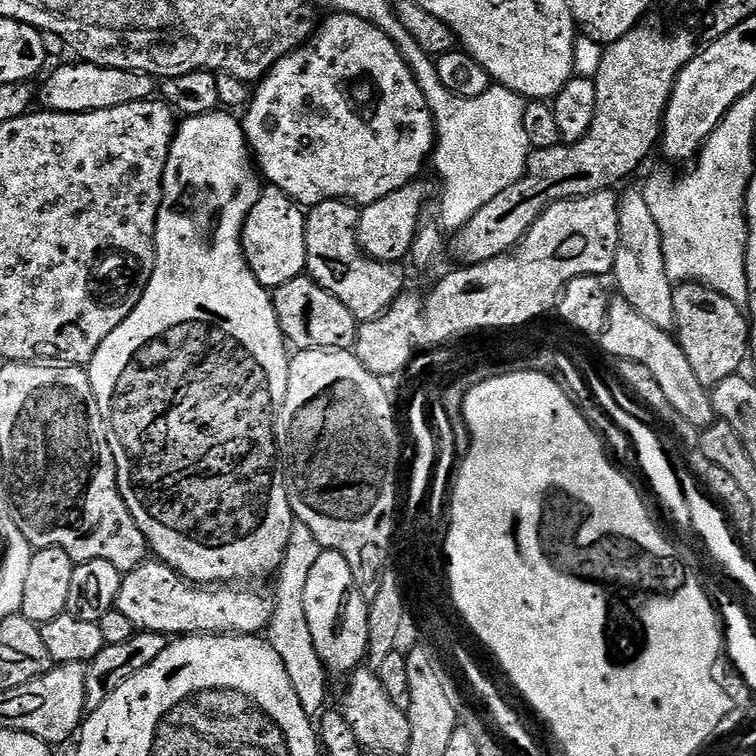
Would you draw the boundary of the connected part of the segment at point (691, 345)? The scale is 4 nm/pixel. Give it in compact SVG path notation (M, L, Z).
M677 284L672 289L674 294L674 318L676 326L674 335L680 341L680 349L686 354L690 361L690 367L694 369L694 375L698 382L709 390L718 386L718 382L726 382L726 378L737 375L748 356L748 343L752 340L752 332L748 329L749 317L730 298L722 298L718 290L710 290L705 284Z

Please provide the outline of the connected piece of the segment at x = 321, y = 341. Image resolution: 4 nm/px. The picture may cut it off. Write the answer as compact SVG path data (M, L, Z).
M305 274L278 286L272 292L272 305L278 316L278 326L285 341L293 349L330 350L342 352L351 349L356 342L358 322L343 302L338 302L330 290L318 286L311 276Z

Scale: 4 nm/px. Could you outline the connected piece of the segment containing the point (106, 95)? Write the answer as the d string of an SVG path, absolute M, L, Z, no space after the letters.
M75 62L76 64L64 64L52 72L52 77L44 84L44 89L39 89L38 100L45 109L50 112L93 112L94 110L110 110L114 106L126 106L130 102L139 100L151 100L157 91L158 84L148 72L135 72L134 70L122 70L121 68L103 68L97 64L87 62Z

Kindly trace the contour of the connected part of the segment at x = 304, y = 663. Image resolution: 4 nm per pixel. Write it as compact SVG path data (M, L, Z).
M299 522L293 523L290 530L290 542L286 542L284 557L274 576L276 596L274 595L271 621L266 629L267 642L278 653L278 658L282 658L282 666L286 666L286 674L290 674L290 683L294 686L294 694L298 694L298 702L302 702L302 710L306 710L306 714L313 718L323 716L326 711L324 703L328 700L328 679L330 676L323 662L318 658L318 650L314 650L314 638L310 634L310 625L306 622L306 601L302 597L306 595L306 574L310 574L314 562L318 562L321 551L318 538L314 538L310 526Z

